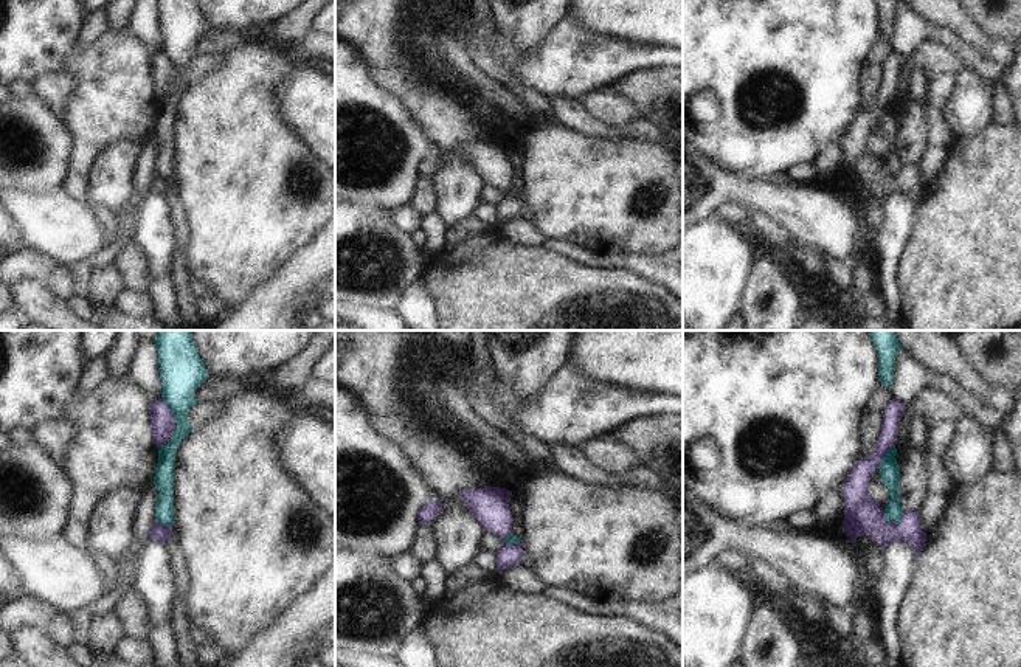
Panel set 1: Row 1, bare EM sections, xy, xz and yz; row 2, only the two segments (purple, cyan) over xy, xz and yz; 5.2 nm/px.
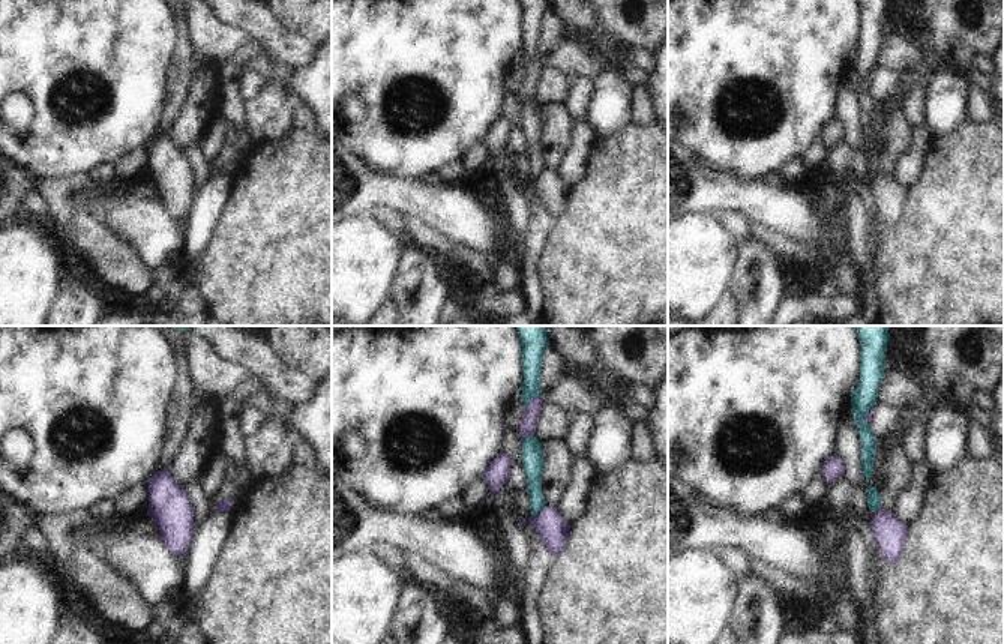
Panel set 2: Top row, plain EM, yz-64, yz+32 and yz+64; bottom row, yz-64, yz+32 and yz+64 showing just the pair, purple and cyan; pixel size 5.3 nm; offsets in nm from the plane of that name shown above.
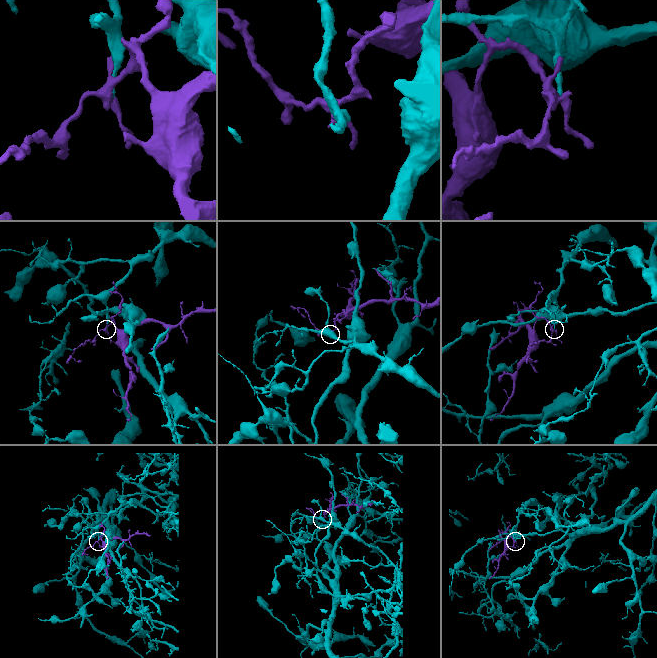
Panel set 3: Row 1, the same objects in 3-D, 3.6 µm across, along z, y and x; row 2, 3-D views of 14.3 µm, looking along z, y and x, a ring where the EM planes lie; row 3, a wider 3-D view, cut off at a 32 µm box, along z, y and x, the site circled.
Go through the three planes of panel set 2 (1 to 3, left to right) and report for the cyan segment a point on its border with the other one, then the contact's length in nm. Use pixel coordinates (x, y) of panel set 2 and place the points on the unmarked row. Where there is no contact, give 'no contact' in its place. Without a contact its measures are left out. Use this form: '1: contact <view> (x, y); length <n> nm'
1: no contact
2: contact yz+32 (532, 63); length 120 nm
3: contact yz+64 (866, 80); length 100 nm

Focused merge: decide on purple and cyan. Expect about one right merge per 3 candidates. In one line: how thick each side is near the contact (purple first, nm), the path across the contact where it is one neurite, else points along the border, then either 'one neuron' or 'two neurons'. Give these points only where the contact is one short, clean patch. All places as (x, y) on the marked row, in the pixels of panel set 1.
190/100 nm | two neurons

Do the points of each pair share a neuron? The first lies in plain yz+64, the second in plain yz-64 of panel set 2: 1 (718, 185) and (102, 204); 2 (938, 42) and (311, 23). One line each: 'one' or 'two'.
1: one
2: one

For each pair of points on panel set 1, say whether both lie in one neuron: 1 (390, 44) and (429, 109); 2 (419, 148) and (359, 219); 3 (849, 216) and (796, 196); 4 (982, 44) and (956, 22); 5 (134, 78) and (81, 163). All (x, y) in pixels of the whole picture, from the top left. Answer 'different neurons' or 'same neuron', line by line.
1: same neuron
2: different neurons
3: same neuron
4: same neuron
5: same neuron

